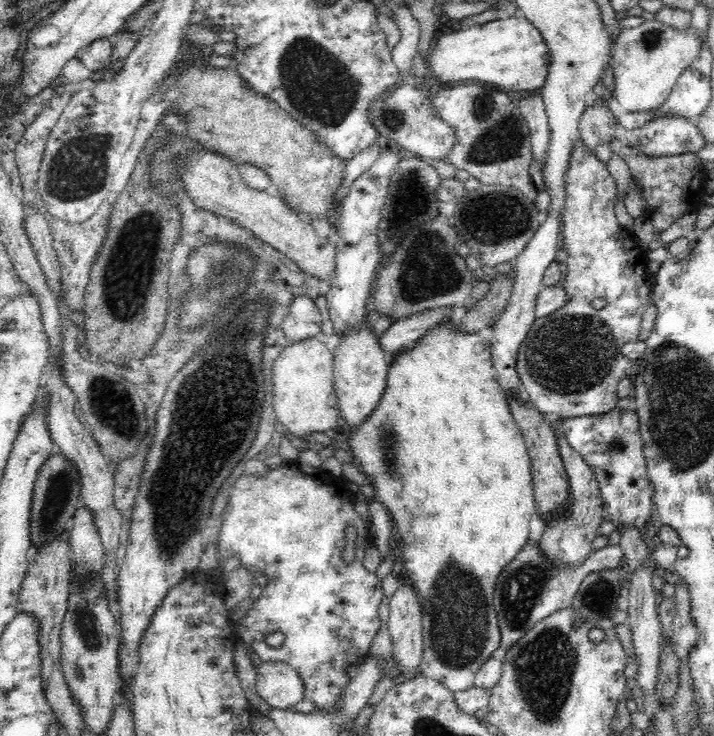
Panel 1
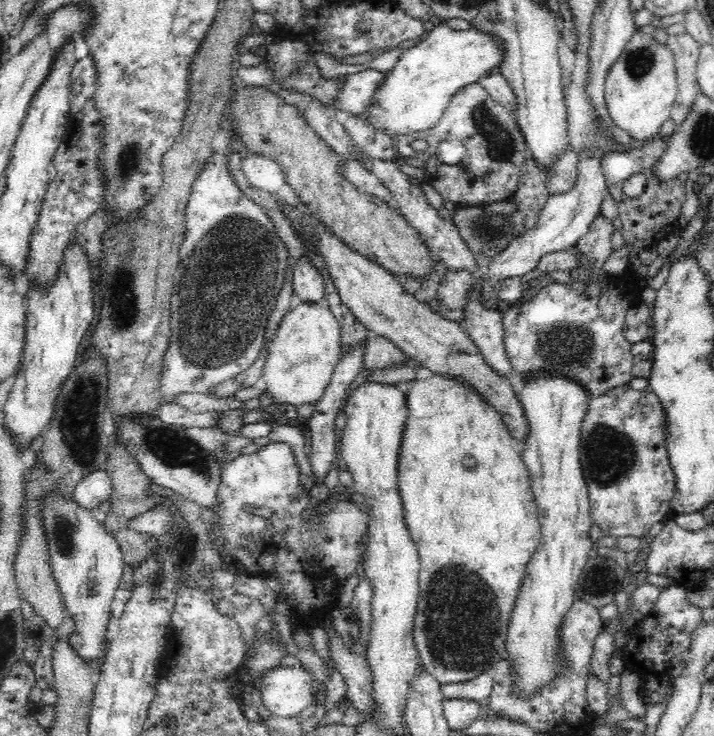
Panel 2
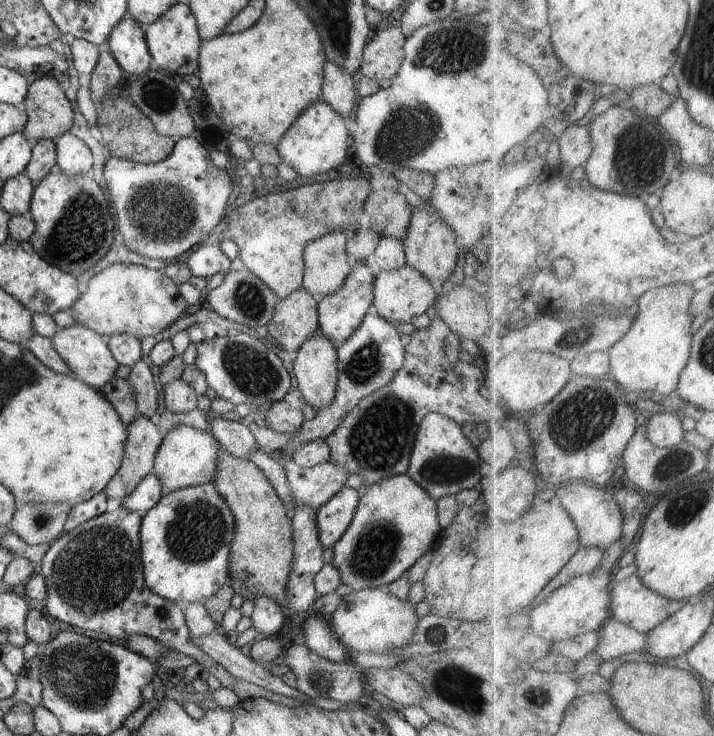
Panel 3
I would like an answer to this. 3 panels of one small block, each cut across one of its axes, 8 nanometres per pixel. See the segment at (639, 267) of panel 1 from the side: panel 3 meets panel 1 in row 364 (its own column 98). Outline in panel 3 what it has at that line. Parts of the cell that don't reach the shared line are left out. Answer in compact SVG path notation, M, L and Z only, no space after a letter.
M121 506L111 513L102 513L100 516L87 520L70 532L62 532L52 542L50 550L44 555L43 563L39 568L39 572L47 584L47 597L43 604L46 605L48 617L60 620L68 626L80 628L80 630L102 632L114 640L120 640L120 638L124 640L128 635L144 635L153 638L167 646L168 649L191 656L195 662L202 664L210 675L213 674L220 680L217 685L233 691L237 678L193 643L189 628L186 626L183 605L154 594L146 586L139 539L139 528L143 515L140 511L131 511Z

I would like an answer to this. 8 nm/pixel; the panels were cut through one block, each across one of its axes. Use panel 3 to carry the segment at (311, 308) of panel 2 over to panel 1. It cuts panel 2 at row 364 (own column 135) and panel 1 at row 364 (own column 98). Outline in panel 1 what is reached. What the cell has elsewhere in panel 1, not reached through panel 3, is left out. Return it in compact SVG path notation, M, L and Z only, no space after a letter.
M308 338L289 344L272 365L273 409L277 422L282 423L288 435L305 438L318 435L338 424L339 409L334 390L334 357L326 344Z

